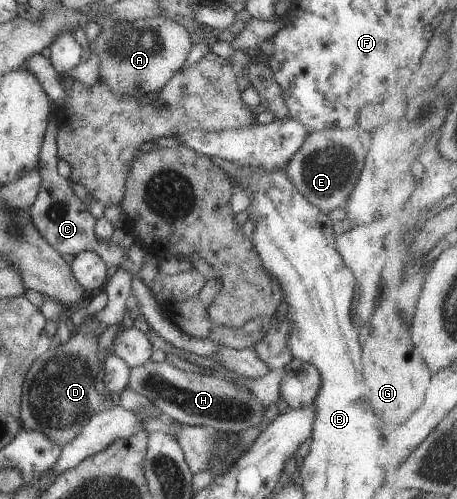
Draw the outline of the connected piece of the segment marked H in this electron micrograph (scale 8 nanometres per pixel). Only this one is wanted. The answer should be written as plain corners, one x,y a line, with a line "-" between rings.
148,360
140,366
131,367
127,388
147,398
152,406
158,407
160,412
167,414
173,421
178,421
182,425
210,427
218,432
238,433
249,426
256,426
262,420
264,412
258,399
236,383
223,379
220,375
181,371
167,362
155,363

